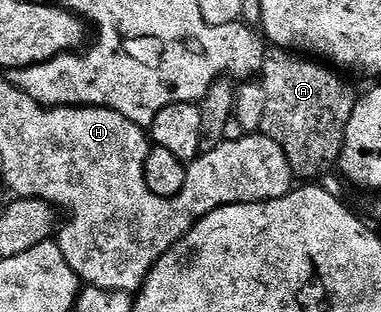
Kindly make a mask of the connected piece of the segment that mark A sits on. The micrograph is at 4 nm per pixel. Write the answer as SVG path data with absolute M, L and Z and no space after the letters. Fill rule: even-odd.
M273 46L265 53L259 73L259 83L267 90L261 132L287 154L294 177L301 179L302 176L305 179L302 181L320 181L341 163L347 122L351 122L359 96L340 75L344 76L316 59L290 52L287 48Z

